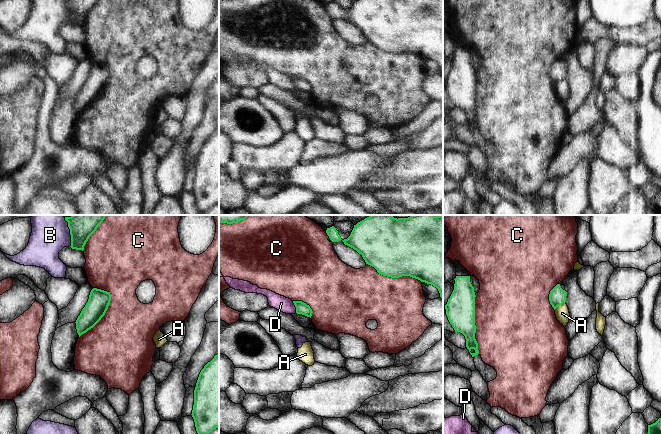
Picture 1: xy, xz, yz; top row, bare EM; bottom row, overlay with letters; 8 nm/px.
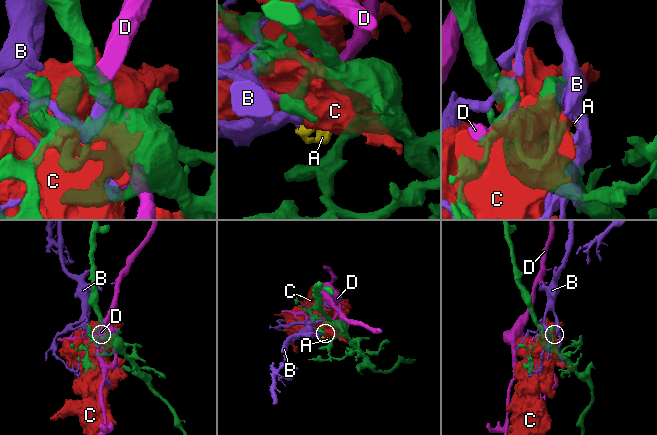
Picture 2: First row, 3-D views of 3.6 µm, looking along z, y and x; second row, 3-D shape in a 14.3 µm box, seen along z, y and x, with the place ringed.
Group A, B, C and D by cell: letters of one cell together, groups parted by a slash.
A B / C / D

